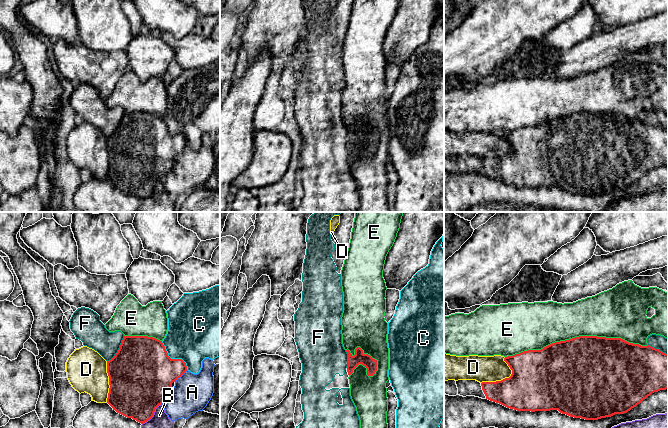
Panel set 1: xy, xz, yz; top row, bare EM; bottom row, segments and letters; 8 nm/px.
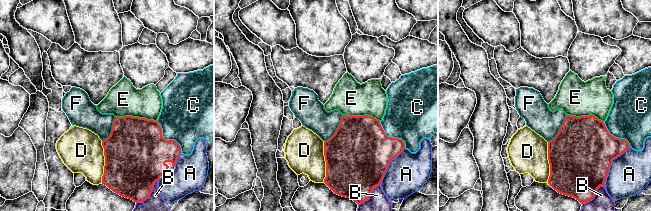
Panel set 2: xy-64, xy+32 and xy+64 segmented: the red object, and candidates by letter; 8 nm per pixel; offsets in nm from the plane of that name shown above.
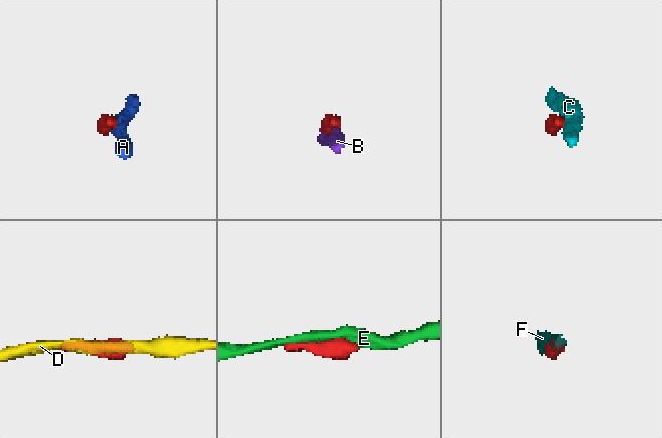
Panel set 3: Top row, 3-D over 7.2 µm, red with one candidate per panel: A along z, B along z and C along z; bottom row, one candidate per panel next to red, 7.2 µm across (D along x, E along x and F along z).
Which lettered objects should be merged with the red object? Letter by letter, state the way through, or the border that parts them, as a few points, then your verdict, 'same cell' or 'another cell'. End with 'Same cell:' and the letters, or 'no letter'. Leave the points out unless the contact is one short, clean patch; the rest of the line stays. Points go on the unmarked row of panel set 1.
A: another cell
B: another cell
C: another cell
D: another cell
E: another cell
F: another cell
Same cell: no letter

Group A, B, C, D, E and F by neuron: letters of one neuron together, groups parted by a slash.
A / B / C / D / E / F

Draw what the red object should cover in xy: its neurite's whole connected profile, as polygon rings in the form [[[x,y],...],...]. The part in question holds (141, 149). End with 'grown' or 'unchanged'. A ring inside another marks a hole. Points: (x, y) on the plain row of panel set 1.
[[[124,112],[118,128],[107,137],[110,161],[107,179],[117,189],[143,200],[153,193],[155,185],[163,179],[168,168],[171,167],[172,159],[186,147],[186,139],[182,135],[171,135],[162,117],[148,112]]]; unchanged

